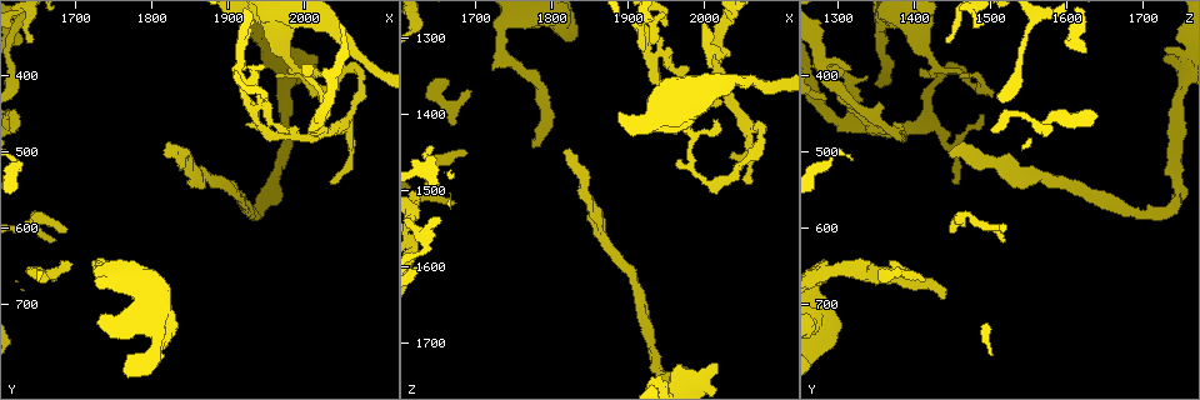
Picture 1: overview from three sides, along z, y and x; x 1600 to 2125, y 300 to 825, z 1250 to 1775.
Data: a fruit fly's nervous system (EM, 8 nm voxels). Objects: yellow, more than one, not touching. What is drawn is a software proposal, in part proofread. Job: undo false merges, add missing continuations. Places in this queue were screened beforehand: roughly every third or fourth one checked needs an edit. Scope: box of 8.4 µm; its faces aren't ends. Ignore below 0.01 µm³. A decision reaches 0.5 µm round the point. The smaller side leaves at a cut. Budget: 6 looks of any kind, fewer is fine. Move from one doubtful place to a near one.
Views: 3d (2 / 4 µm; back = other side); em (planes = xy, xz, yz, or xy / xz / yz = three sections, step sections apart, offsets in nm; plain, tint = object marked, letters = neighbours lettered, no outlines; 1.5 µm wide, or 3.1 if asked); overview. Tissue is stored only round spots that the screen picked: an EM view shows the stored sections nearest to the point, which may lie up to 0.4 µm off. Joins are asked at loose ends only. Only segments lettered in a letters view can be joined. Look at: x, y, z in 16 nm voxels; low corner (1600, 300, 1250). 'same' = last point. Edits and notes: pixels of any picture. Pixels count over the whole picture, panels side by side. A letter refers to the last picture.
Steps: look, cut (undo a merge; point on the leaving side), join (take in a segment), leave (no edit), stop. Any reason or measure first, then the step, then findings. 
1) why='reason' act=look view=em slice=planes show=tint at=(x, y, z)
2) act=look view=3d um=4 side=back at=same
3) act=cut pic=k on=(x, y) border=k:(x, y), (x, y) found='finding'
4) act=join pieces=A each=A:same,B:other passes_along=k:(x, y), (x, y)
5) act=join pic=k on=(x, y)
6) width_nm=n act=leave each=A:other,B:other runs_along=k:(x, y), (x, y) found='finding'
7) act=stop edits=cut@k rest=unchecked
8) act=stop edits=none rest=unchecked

why='long arm stops here' act=look view=em slice=xy step=4 show=letters at=(1775, 690, 1445)

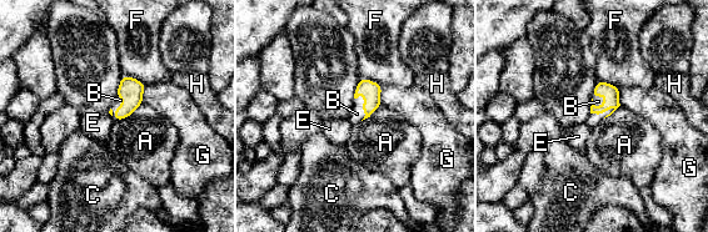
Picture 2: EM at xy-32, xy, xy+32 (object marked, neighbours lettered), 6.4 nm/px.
act=join pieces=B each=A:other,B:same,C:other,E:other,F:other,G:other,H:other found='the neuron continues'

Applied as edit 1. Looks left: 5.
why='an open end' act=look view=3d um=4 at=(1820, 505, 1450)

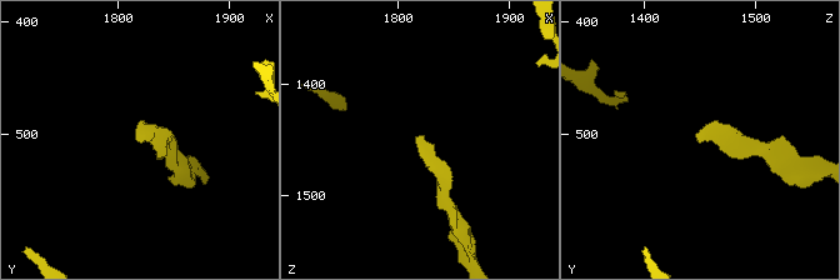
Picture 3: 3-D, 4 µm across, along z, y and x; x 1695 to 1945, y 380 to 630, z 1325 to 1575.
act=look view=em slice=yz step=8 show=tint at=(1818, 502, 1448)

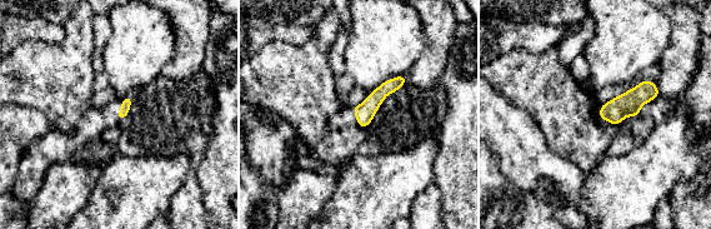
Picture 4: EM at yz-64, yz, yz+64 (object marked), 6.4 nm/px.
why='another direction' act=look view=em slice=planes show=letters at=same

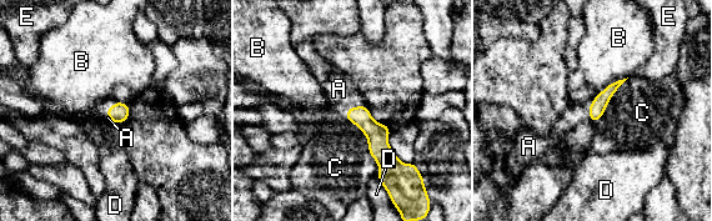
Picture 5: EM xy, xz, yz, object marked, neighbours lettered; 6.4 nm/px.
longest_contact=C:420nm act=join pieces=A each=A:same,B:other,C:other,D:other,E:other passes_along=5:(377, 134), (357, 106), (339, 89) found='the neuron continues'

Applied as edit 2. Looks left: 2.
act=look view=overview

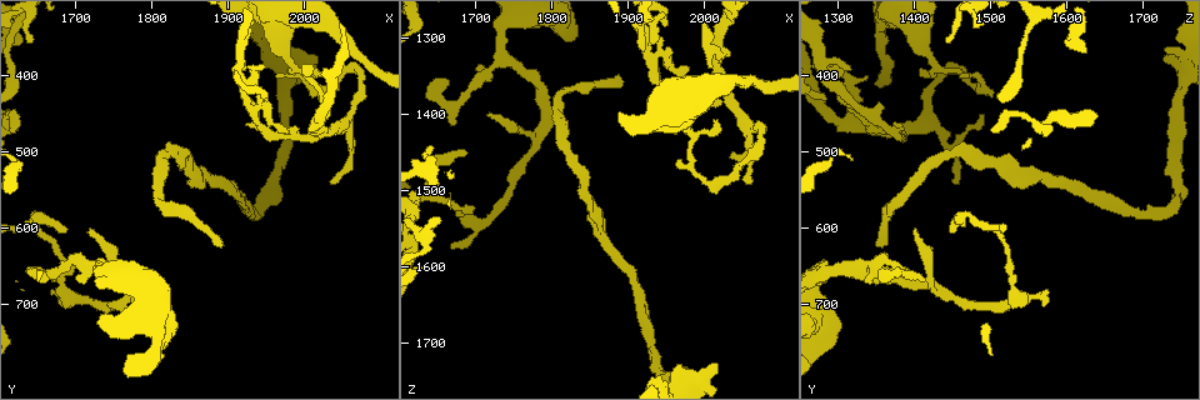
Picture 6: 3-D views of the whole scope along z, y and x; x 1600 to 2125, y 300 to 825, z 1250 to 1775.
why='calibre changes' act=look view=em slice=xy step=8 show=letters at=(1975, 380, 1420)

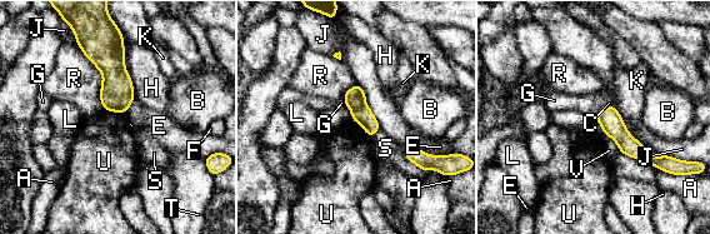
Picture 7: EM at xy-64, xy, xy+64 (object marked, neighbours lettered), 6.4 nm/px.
longest_contact=R:460nm act=cut pic=7 on=(364, 116) each=A:other,B:other,C:other,E:other,F:other,G:other,H:other,J:other,K:other,L:other,R:other,S:other,T:other,U:other,V:other part_leaving=7:(599, 118), (656, 162) found='a second neuron is stuck on'

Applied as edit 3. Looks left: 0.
act=stop edits=join@2,join@5,cut@7 rest=unchecked

